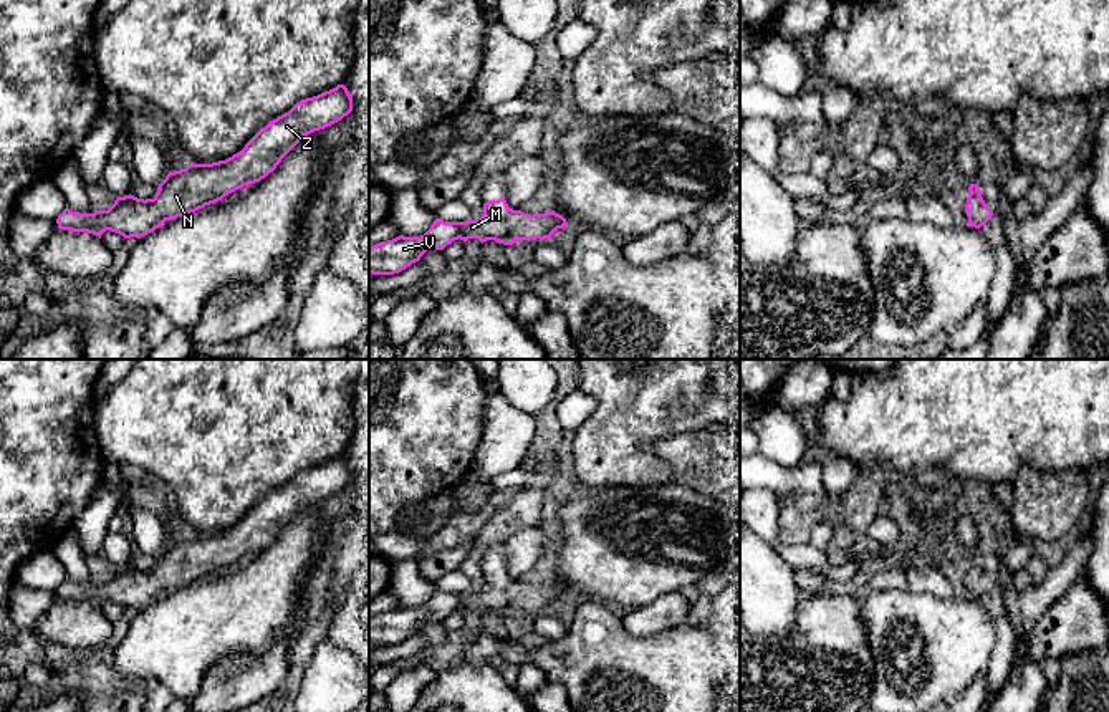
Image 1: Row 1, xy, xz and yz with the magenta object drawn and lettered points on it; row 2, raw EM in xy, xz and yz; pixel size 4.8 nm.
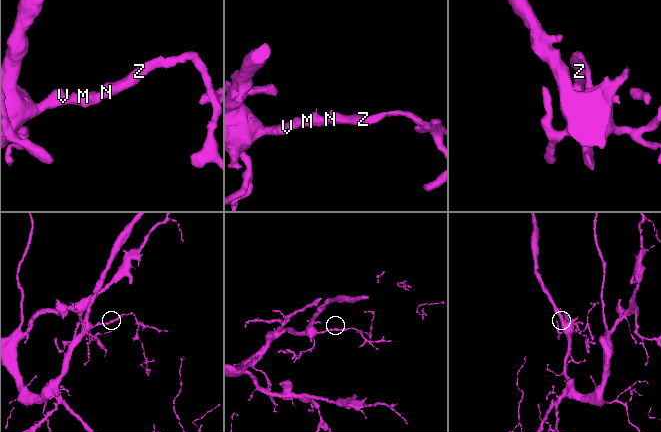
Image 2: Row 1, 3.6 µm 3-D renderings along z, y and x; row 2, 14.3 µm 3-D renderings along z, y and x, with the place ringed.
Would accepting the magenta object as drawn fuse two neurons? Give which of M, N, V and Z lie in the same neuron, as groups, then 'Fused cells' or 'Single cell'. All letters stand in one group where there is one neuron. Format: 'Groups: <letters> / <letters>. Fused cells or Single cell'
Groups: M N V Z. Single cell

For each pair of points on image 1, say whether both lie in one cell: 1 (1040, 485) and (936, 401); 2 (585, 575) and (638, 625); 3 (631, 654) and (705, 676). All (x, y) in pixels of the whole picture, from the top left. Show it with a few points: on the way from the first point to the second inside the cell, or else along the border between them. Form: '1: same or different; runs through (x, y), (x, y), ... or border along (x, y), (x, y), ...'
1: different; border along (1061, 469), (1040, 472), (1025, 466), (1013, 482)
2: different; border along (666, 595), (629, 610)
3: same; runs through (649, 673), (652, 676), (687, 676)

